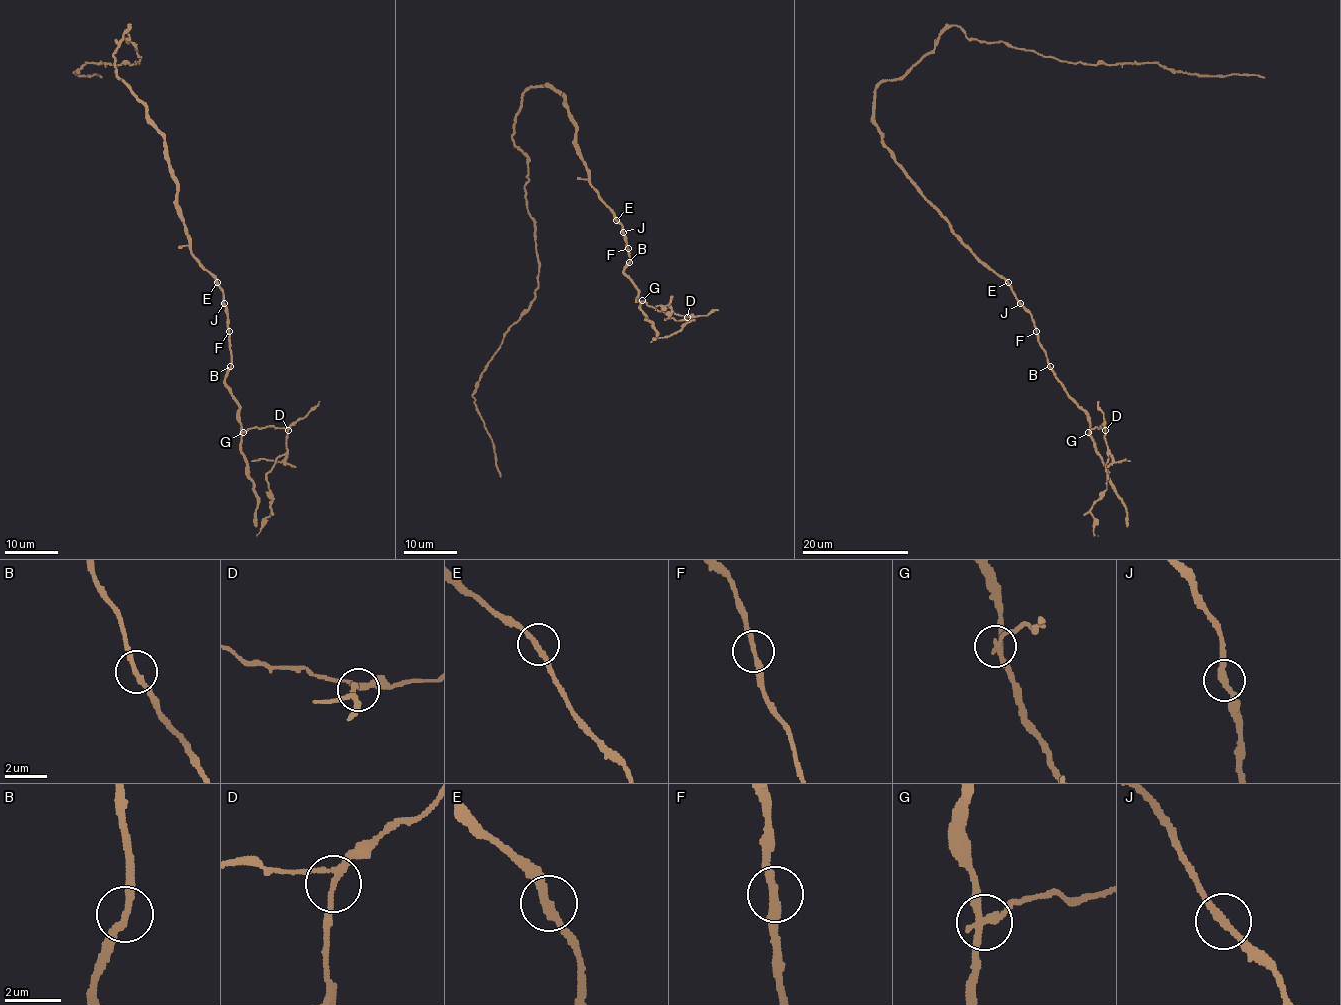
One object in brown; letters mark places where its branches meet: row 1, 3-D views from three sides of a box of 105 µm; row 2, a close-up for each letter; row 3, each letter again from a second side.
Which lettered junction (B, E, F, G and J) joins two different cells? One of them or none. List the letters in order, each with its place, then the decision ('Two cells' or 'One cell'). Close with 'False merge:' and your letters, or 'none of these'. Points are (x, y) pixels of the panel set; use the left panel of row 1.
B: Place: (230, 366). One cell
E: Place: (217, 282). One cell
F: Place: (229, 331). One cell
G: Place: (243, 432). Two cells
J: Place: (224, 303). One cell
False merge: G

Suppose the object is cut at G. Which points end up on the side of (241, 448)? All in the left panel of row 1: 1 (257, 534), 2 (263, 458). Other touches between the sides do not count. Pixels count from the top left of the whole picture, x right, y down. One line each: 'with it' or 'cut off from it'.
1: cut off from it
2: cut off from it

